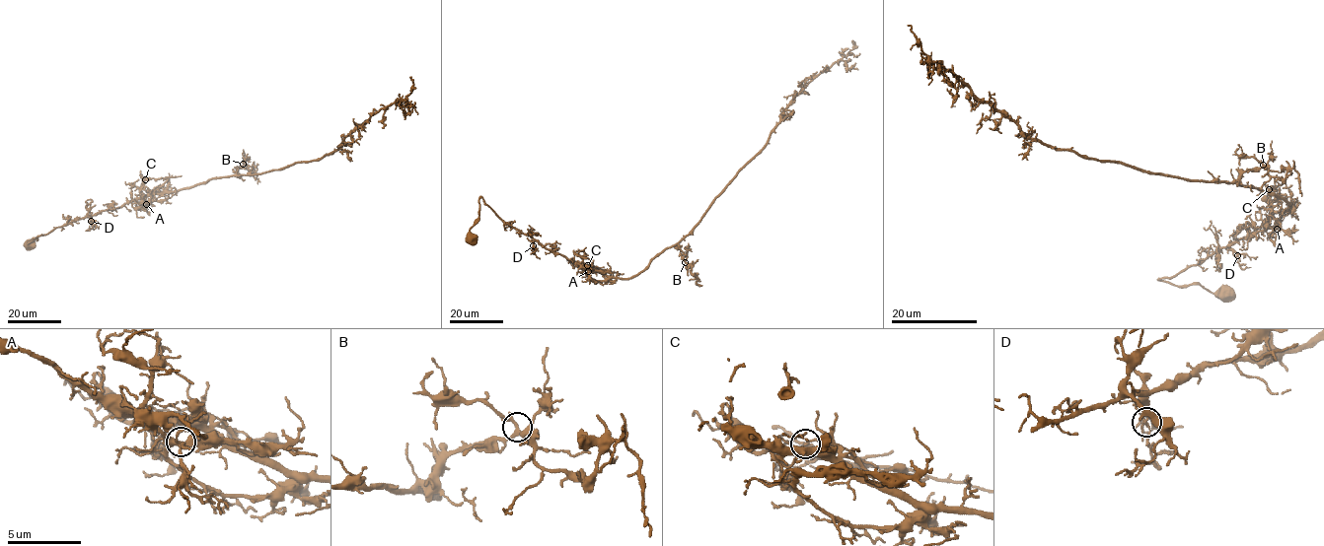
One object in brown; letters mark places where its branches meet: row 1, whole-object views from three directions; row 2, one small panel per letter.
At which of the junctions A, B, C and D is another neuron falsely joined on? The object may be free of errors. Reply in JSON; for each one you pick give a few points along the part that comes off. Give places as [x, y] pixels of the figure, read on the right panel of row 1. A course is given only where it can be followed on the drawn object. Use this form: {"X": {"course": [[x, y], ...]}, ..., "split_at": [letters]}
{"C": {"course": [[1268, 190], [1282, 183]]}, "split_at": ["C"]}

